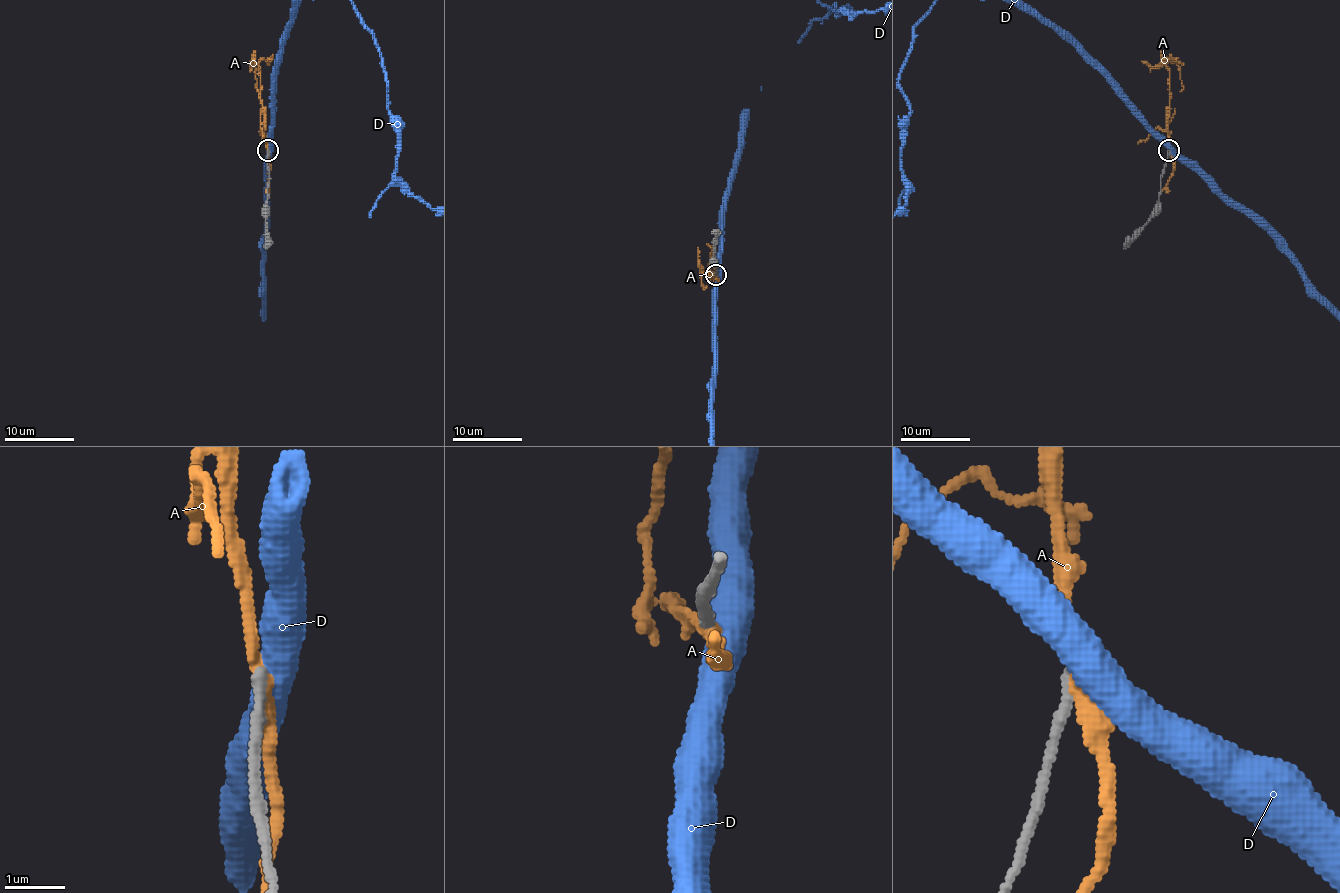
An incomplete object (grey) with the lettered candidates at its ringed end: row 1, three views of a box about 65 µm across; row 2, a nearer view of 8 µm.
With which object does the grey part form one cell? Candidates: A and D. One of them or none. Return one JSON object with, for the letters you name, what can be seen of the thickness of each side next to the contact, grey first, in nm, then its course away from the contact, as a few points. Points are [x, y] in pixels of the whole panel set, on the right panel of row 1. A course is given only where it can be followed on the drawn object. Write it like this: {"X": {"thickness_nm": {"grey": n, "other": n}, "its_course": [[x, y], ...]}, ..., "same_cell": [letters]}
{"same_cell": []}

